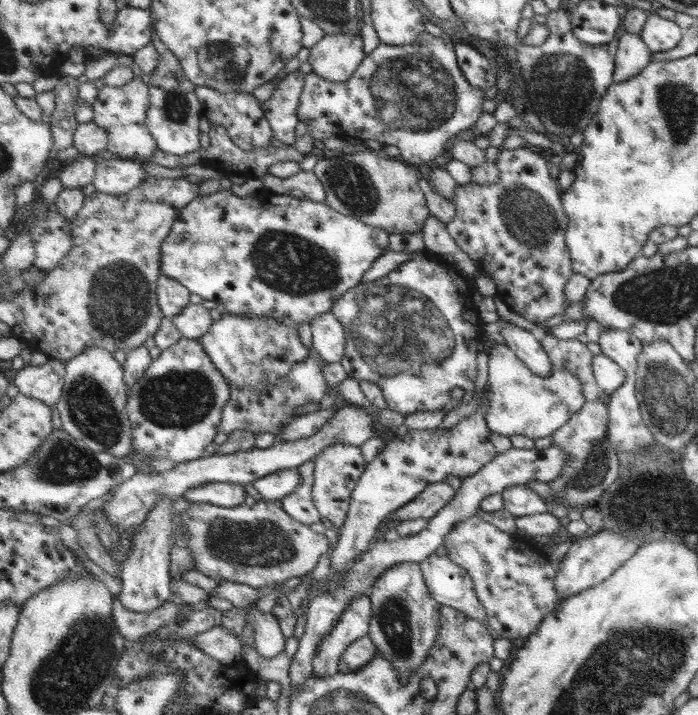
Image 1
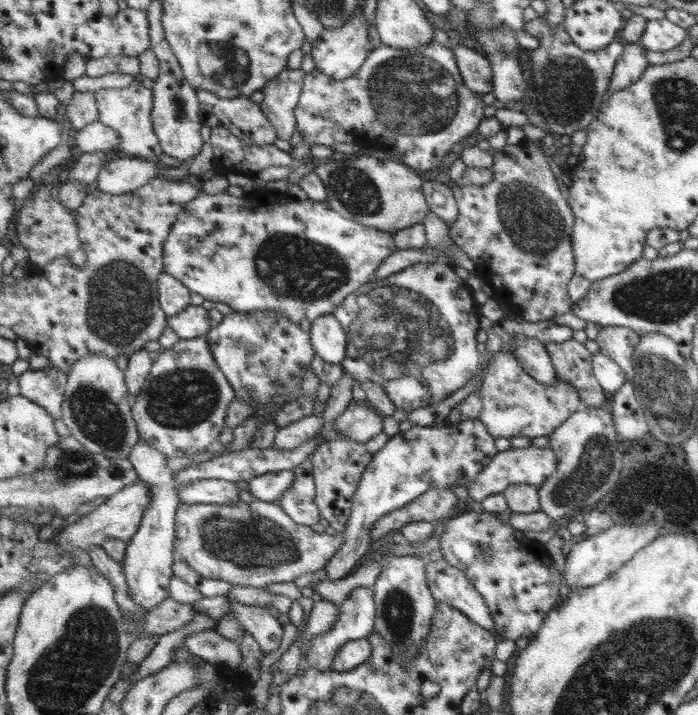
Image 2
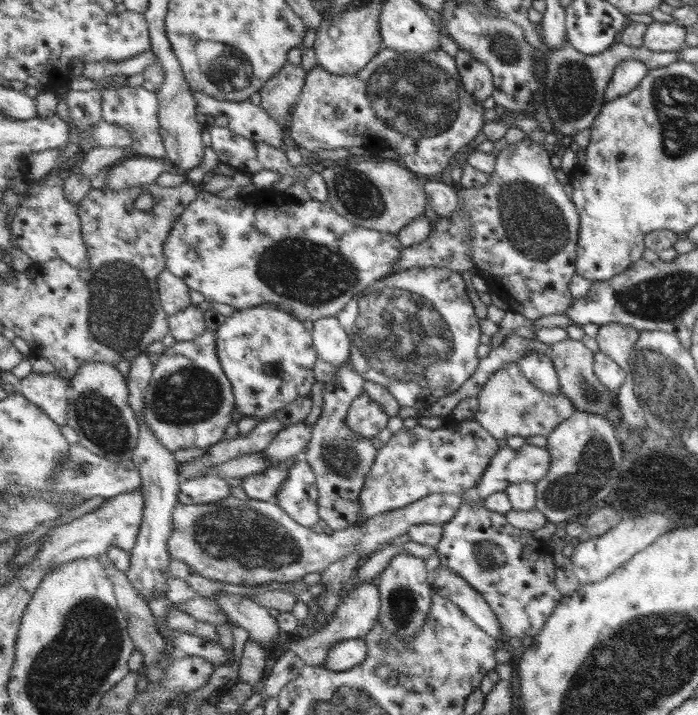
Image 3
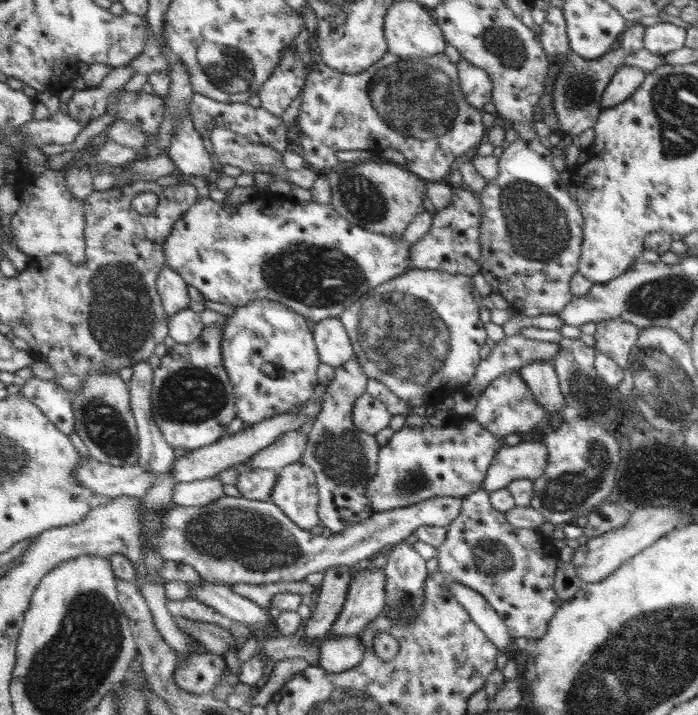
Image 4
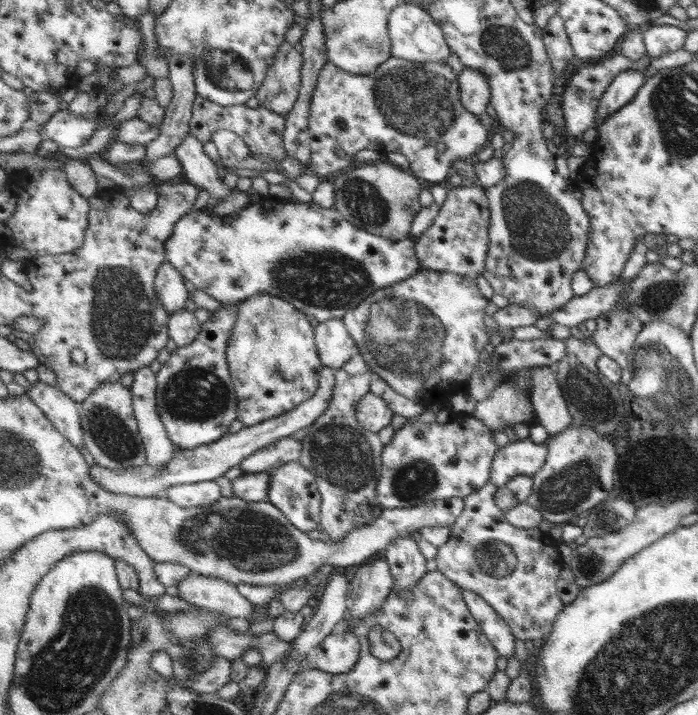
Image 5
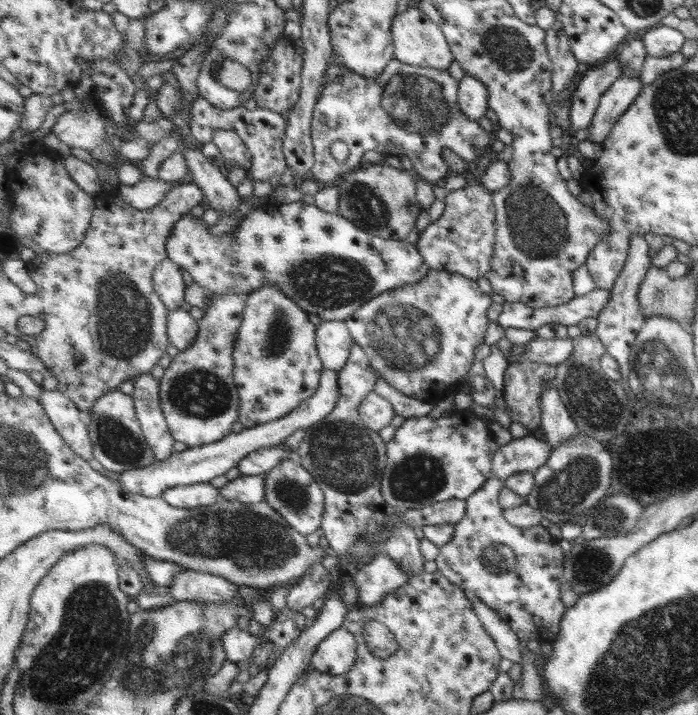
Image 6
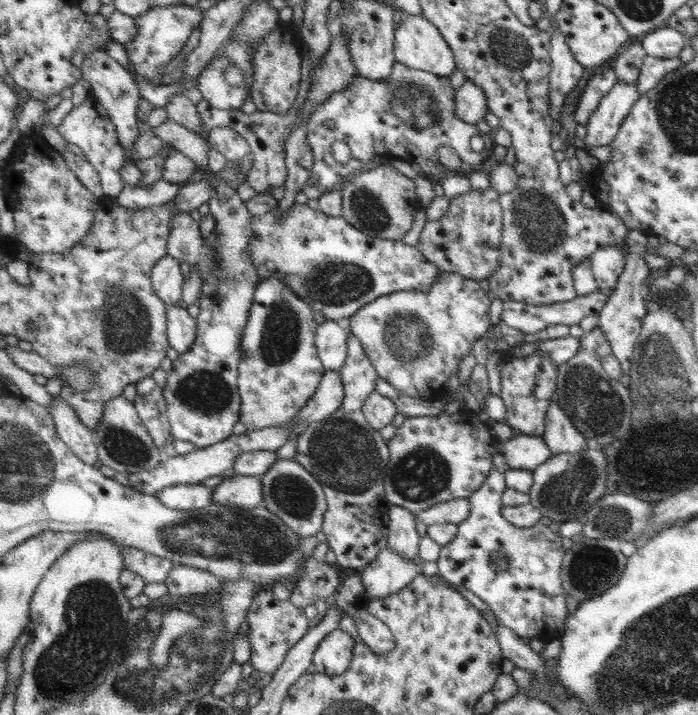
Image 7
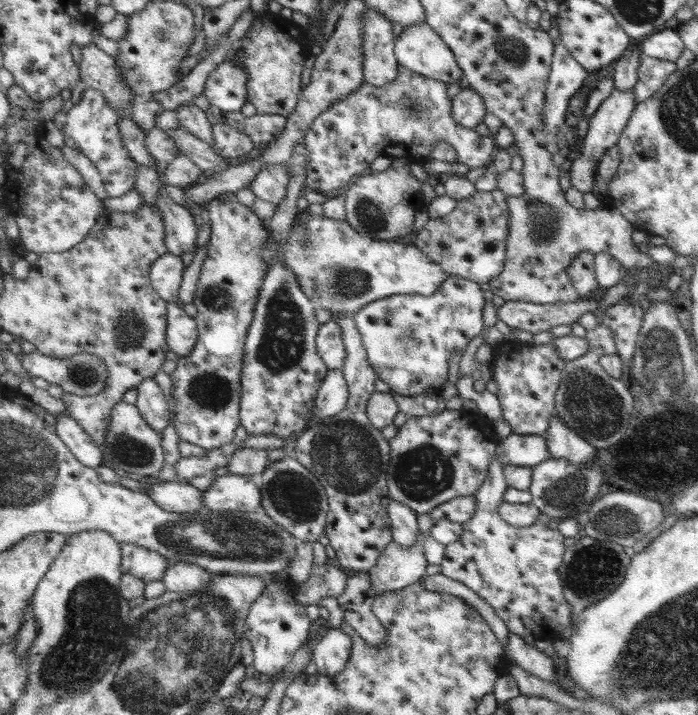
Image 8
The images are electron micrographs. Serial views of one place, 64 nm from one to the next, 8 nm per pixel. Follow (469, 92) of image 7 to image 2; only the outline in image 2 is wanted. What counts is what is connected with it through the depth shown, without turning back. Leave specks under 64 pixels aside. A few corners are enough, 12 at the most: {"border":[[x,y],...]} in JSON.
{"border":[[467,46],[455,48],[467,86],[491,92],[489,62]]}

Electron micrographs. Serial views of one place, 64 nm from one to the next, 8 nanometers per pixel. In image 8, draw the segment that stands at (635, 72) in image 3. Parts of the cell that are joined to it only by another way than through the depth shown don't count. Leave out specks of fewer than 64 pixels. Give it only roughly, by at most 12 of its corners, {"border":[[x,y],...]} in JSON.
{"border":[[615,88],[587,118],[571,186],[593,190],[599,158],[615,148],[637,100]]}

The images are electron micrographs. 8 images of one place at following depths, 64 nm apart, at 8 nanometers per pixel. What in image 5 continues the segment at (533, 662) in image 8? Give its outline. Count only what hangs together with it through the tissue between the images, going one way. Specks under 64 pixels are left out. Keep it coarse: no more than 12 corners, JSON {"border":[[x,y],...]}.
{"border":[[461,588],[483,634],[509,658],[517,648],[505,620],[477,592]]}

